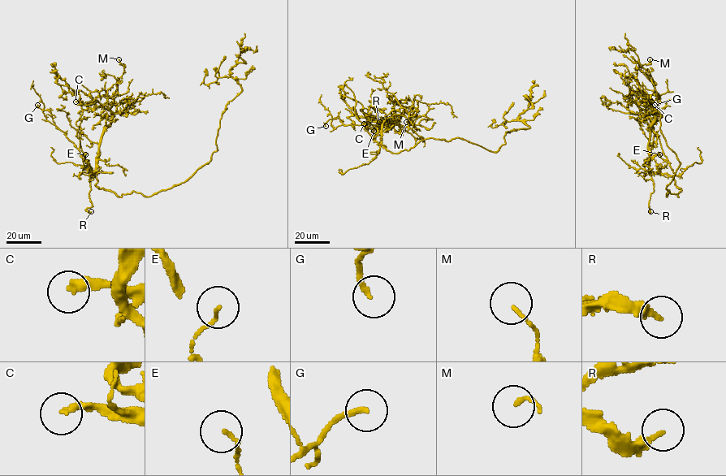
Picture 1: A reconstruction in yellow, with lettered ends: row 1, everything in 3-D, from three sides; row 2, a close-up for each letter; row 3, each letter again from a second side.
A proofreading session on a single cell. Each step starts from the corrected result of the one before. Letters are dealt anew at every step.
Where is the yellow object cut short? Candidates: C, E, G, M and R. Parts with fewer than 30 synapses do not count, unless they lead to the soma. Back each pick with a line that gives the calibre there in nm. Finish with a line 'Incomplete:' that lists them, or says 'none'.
C: calibre 260 nm
R: calibre 240 nm
Incomplete: C, R

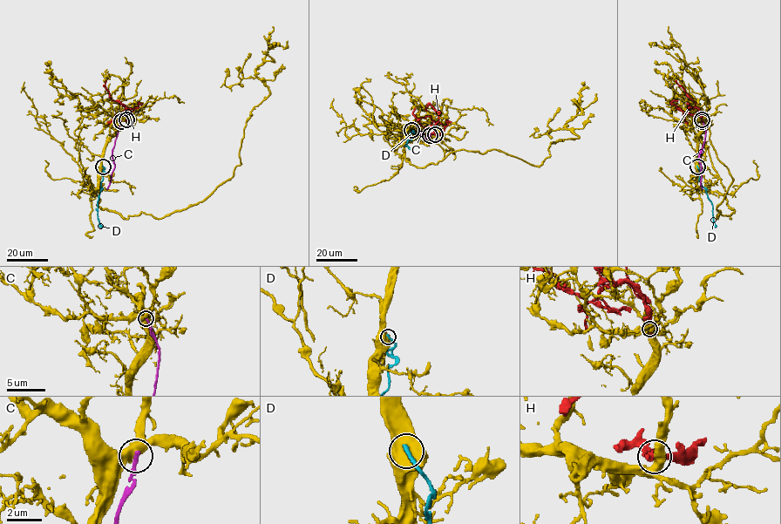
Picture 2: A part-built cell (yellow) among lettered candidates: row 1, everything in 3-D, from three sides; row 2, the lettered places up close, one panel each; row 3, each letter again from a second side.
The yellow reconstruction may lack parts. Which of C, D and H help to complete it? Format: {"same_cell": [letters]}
{"same_cell": []}

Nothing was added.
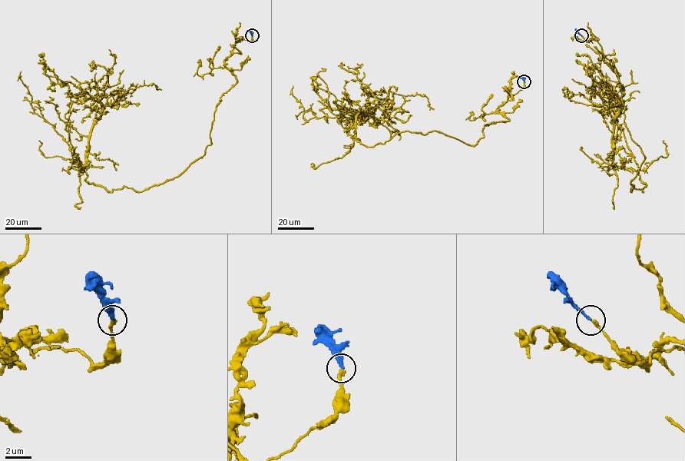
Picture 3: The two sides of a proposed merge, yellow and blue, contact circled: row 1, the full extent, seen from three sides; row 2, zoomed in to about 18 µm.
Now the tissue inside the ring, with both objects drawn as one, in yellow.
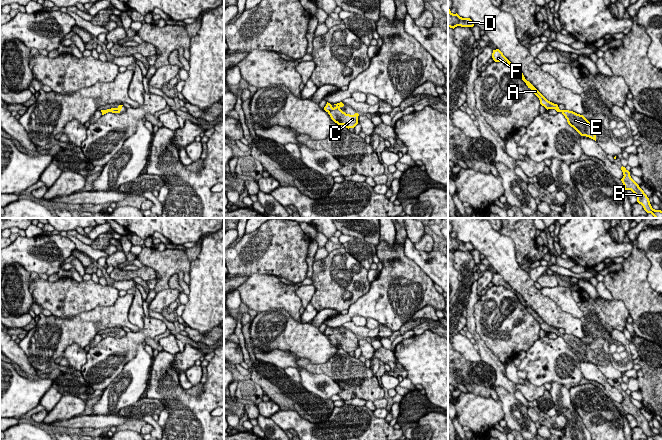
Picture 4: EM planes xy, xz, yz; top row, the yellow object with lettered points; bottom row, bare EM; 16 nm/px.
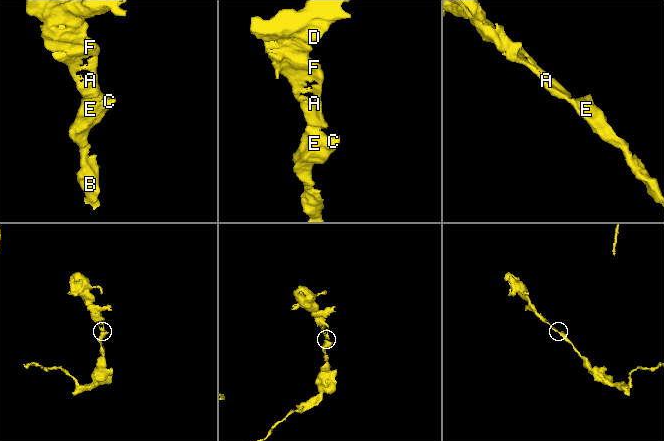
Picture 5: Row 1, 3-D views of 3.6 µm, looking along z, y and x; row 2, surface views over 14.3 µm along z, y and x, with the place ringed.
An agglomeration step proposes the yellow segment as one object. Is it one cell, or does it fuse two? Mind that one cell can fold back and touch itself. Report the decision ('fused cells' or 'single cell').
single cell

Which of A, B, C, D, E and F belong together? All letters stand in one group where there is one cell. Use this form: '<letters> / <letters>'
A B C D E F

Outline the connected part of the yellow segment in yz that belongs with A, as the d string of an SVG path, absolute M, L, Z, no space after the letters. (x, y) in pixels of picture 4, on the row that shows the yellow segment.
M517 69L516 71L520 78L526 83L528 88L530 88L539 98L542 106L544 106L547 110L555 109L557 112L561 112L567 119L568 124L573 127L581 136L586 136L596 141L595 129L583 115L569 110L560 110L557 104L548 101L529 81L525 79L521 70Z

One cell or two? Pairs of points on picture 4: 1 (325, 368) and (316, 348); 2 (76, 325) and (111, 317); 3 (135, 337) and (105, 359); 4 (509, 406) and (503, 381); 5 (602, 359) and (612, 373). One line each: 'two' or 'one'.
1: two
2: one
3: one
4: two
5: one

